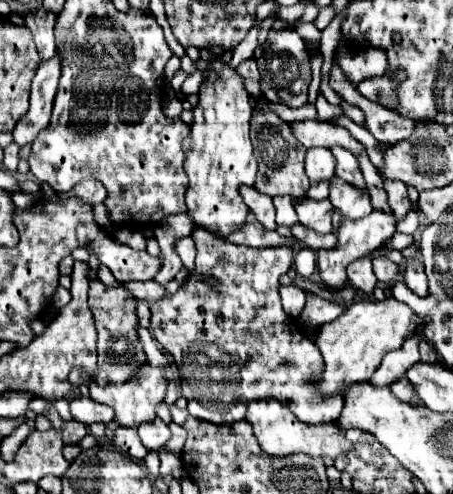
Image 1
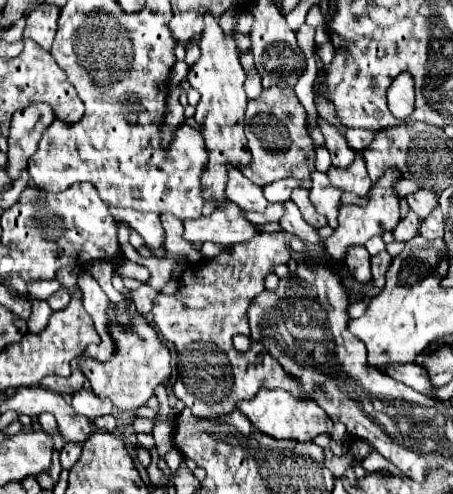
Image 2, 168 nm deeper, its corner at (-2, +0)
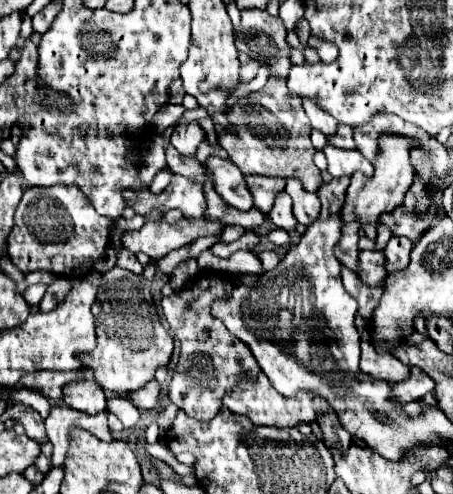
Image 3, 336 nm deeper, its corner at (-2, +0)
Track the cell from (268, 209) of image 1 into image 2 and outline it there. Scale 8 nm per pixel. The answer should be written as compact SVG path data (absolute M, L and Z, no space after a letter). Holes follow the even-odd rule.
M228 168L226 196L230 202L238 204L244 212L264 212L268 200L262 194L262 188L252 184L240 170Z

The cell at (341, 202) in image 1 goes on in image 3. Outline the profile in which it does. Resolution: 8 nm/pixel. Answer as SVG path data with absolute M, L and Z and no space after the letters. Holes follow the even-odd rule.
M326 144L324 154L328 160L328 172L334 178L352 176L358 170L364 172L366 176L372 176L372 164L368 160L364 160L364 156L360 156L360 152L356 152L356 150L342 150L342 148L334 148L334 146Z

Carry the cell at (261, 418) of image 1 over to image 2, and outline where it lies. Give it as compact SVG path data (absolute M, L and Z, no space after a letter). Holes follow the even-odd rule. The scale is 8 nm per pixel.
M262 388L252 400L238 402L238 410L248 416L248 420L264 434L276 440L296 440L296 442L312 442L318 434L326 434L332 430L332 420L316 402L300 402L292 398L292 394L284 390L268 390Z

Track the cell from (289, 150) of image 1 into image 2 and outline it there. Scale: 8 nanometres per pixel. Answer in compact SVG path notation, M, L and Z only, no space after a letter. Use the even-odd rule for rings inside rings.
M276 86L264 90L256 100L248 102L248 148L252 152L252 168L256 174L250 178L258 186L266 186L270 182L282 178L306 180L314 170L314 146L306 132L306 110L302 108L294 90L278 90ZM258 106L258 110L254 110Z

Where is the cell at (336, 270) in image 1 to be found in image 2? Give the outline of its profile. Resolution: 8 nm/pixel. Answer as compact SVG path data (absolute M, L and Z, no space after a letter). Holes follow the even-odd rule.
M388 172L382 180L378 180L372 188L372 198L366 206L356 206L356 204L348 204L348 206L342 206L340 208L340 214L338 214L338 228L334 230L334 234L330 238L324 240L324 250L330 258L332 264L336 266L342 266L344 264L344 258L346 258L346 250L348 246L354 246L354 244L366 244L372 236L382 236L384 232L392 232L394 226L398 224L400 220L400 208L398 208L398 198L394 196L392 192L392 186L394 182L398 180L398 172Z

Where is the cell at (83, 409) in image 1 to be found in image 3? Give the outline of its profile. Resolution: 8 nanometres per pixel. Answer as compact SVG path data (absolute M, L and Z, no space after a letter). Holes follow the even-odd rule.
M76 380L68 382L62 388L64 402L68 408L86 412L86 414L96 414L106 410L106 396L96 388L94 380Z

